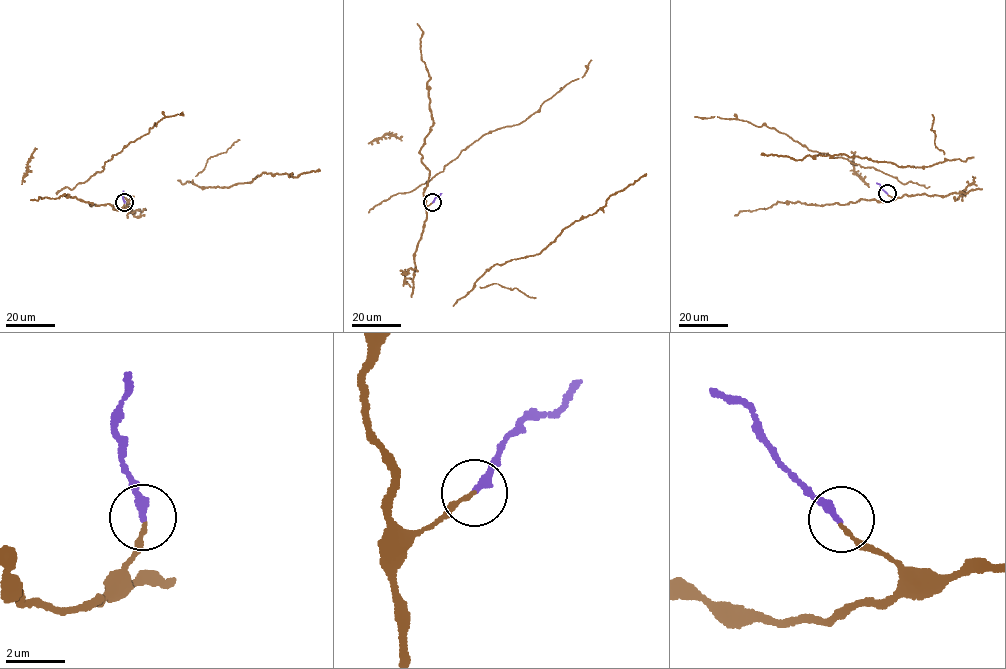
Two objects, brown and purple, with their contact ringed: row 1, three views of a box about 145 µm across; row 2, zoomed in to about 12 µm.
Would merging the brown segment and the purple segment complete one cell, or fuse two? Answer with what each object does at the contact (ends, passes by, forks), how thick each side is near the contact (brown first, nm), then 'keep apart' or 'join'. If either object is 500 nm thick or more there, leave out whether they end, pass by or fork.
brown ends there; purple ends there; 140 nm thick on the brown side, 280 nm on the other; join

